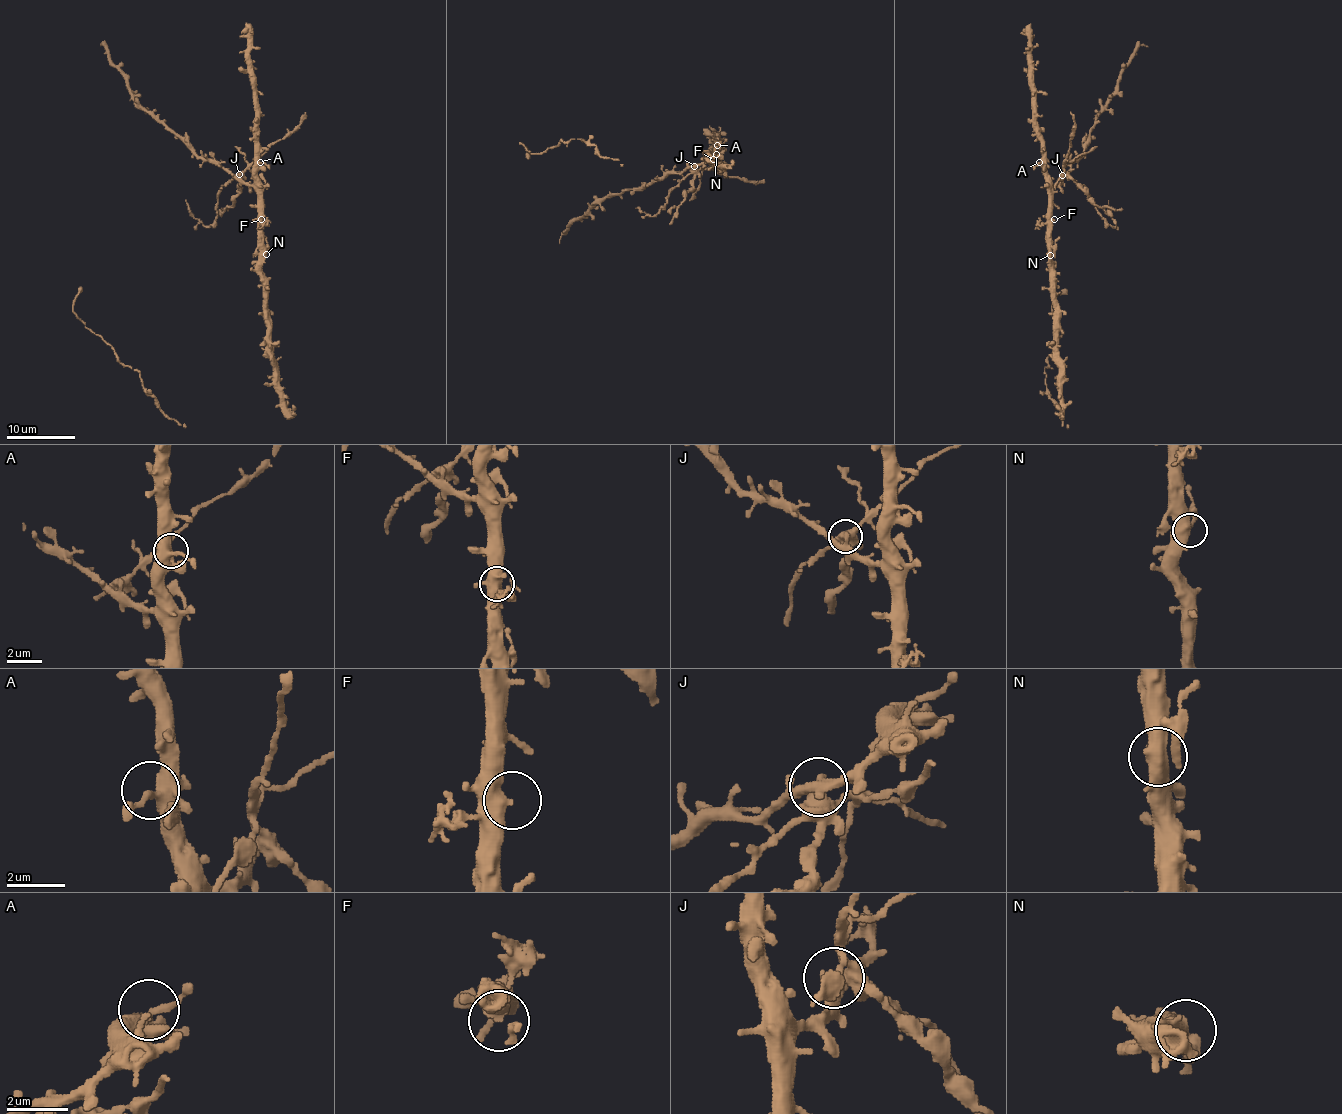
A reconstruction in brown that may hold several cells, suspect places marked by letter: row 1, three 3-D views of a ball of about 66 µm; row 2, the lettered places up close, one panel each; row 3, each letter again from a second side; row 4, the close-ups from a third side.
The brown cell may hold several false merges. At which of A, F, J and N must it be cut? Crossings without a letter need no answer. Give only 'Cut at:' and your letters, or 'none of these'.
Cut at: J

